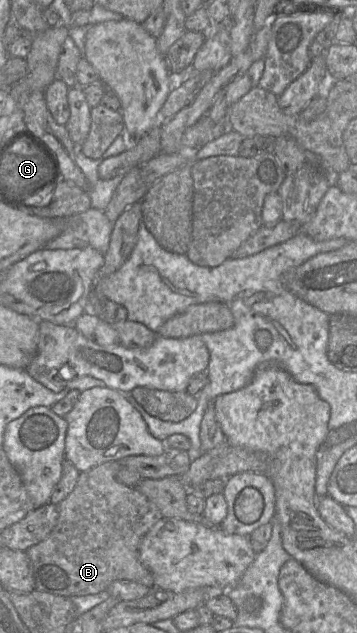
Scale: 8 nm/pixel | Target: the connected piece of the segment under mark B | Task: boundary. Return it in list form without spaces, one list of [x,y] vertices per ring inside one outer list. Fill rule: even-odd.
[[[108,461],[92,467],[89,470],[80,472],[73,491],[65,499],[57,504],[59,517],[49,536],[25,551],[32,566],[35,590],[71,598],[105,591],[108,586],[116,580],[130,580],[150,588],[154,586],[152,574],[140,560],[139,546],[146,533],[151,529],[151,527],[153,527],[159,520],[163,518],[163,515],[157,506],[144,494],[142,494],[136,487],[129,487],[119,482],[117,479],[117,474],[121,467],[122,466],[120,461]]]

